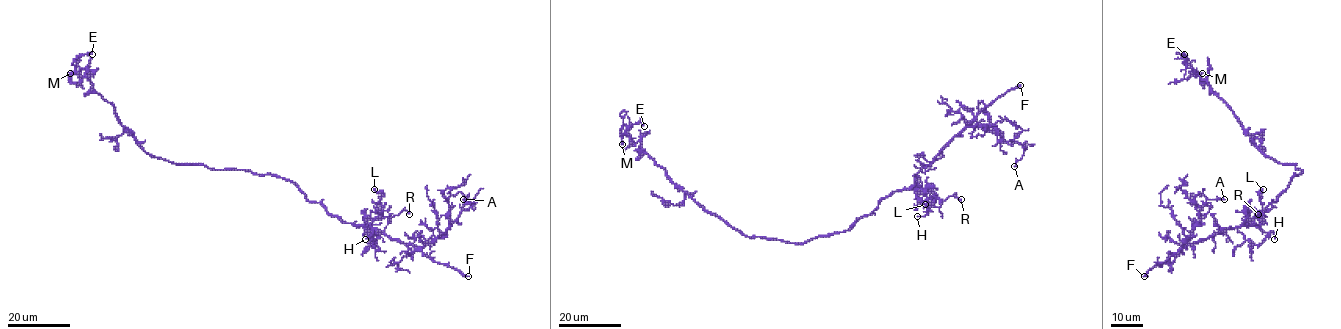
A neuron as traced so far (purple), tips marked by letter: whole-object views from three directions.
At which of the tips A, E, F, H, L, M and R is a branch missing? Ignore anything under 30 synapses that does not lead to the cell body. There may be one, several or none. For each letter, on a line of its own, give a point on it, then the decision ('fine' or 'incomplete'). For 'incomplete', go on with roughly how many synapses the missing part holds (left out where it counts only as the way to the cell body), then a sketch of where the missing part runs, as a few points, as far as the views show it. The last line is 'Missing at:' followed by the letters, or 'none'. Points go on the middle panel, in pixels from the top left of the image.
A: at (1014, 166); fine
E: at (644, 126); fine
F: at (1020, 85); incomplete; missing branch runs (1020, 85), (1043, 76), (1047, 80), (1044, 93)
H: at (917, 216); fine
L: at (925, 204); fine
M: at (622, 144); fine
R: at (961, 199); fine
Missing at: F

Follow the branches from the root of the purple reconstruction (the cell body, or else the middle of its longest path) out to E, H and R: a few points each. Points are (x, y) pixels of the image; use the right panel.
E: (1292, 178), (1302, 170), (1267, 157), (1234, 113), (1194, 73), (1184, 54)
H: (1292, 178), (1274, 202), (1237, 228), (1255, 244), (1270, 232), (1274, 239)
R: (1292, 178), (1274, 202), (1247, 225), (1243, 224), (1248, 218), (1259, 217), (1255, 210), (1258, 214)

